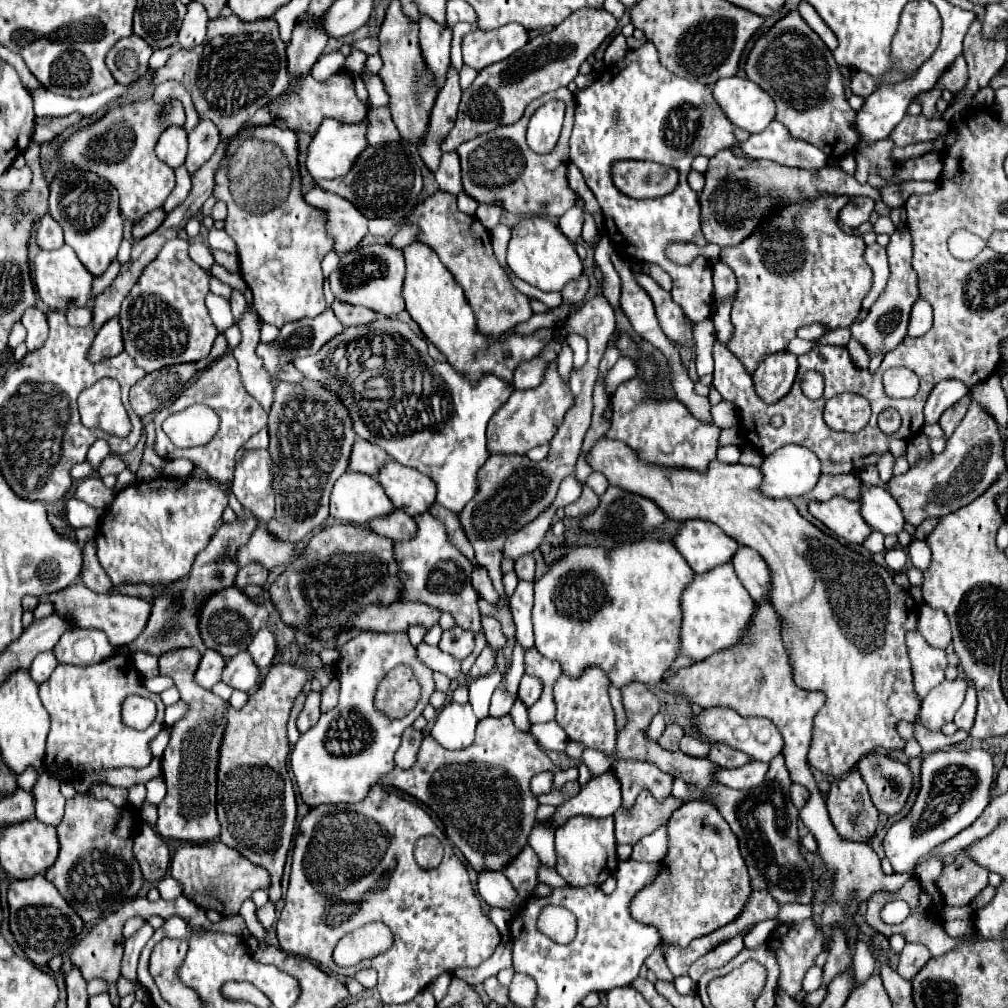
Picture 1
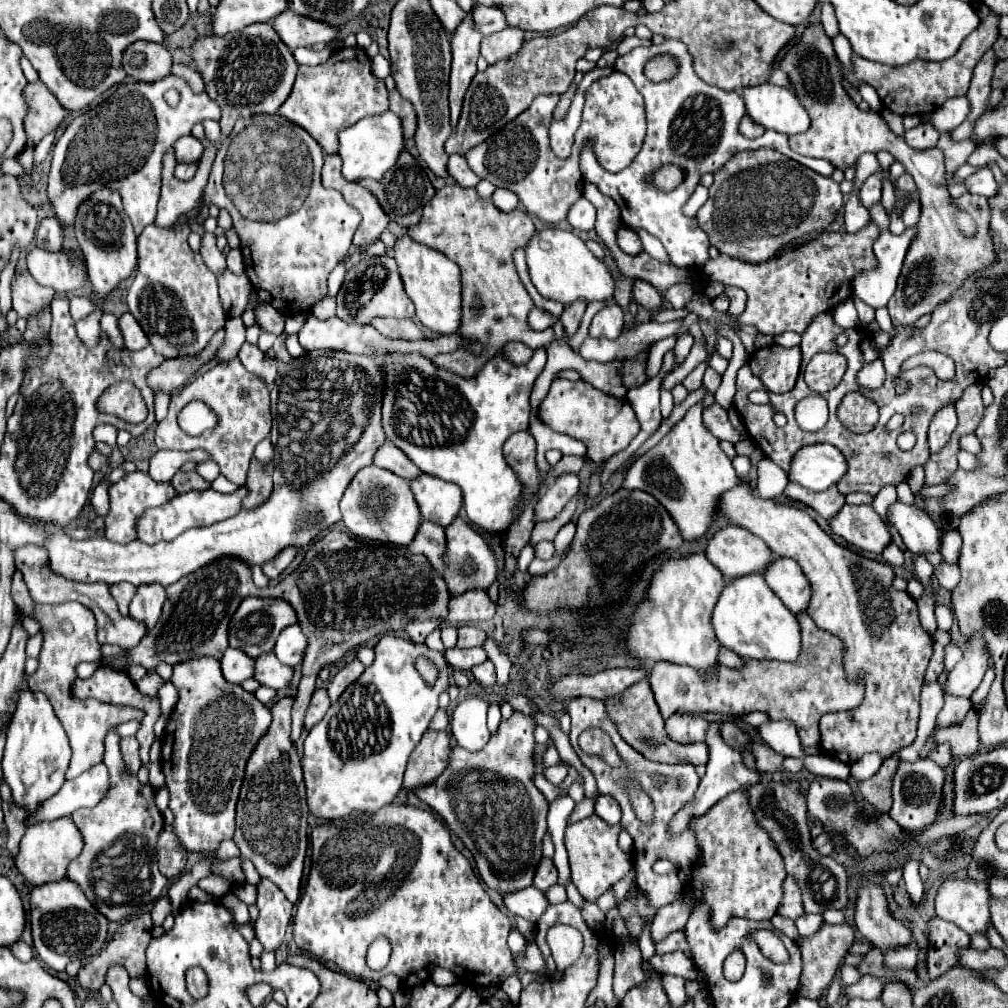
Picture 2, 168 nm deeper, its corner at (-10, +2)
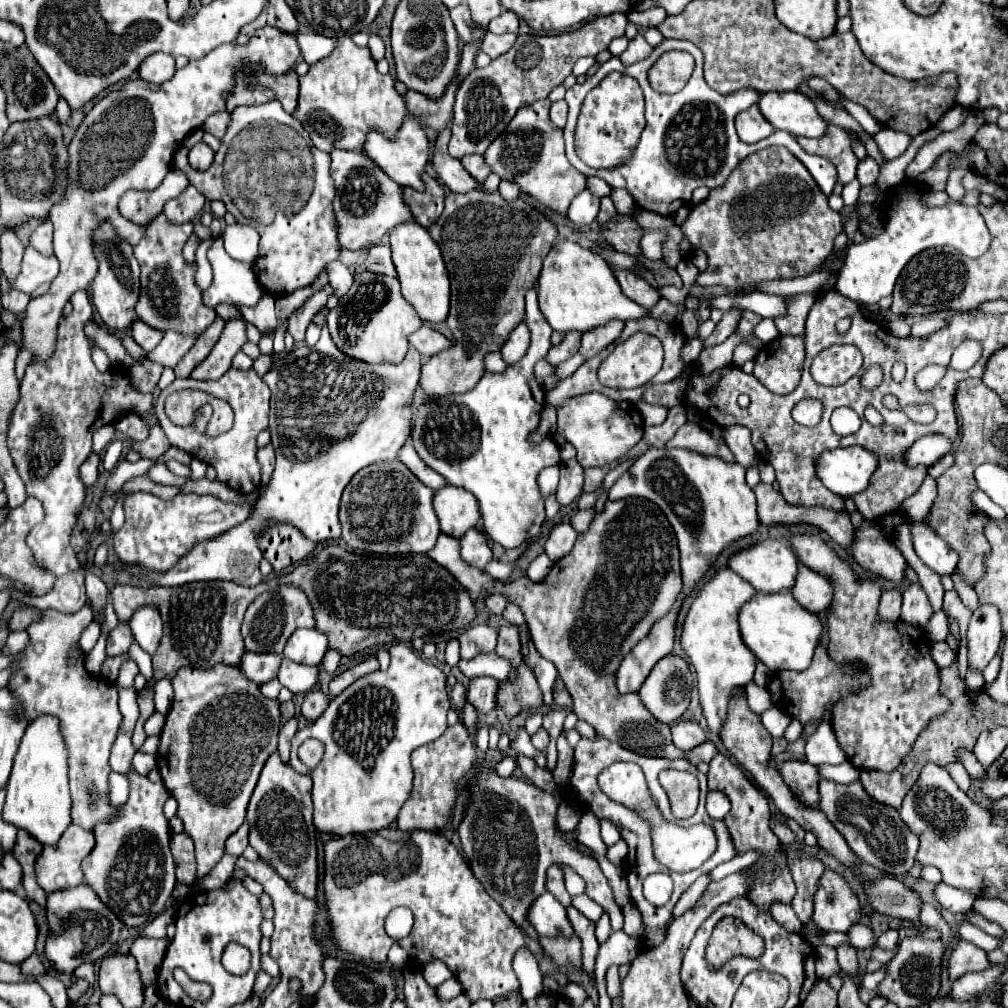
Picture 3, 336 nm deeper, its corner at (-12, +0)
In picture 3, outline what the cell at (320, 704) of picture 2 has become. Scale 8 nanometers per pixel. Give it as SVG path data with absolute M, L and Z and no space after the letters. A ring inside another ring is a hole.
M313 689L313 691L309 691L307 695L305 695L305 701L303 701L303 705L301 705L301 715L307 719L307 721L317 721L321 715L323 715L323 711L329 707L329 697L325 695L325 693L321 693L319 689Z

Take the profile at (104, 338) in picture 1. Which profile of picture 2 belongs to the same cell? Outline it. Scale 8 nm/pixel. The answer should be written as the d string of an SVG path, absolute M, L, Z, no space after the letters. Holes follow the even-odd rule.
M125 313L121 319L119 319L119 327L121 327L121 333L123 333L123 339L125 339L125 347L131 349L131 351L137 351L137 349L143 349L147 347L147 337L143 335L143 329L139 327L137 319L133 319L131 313Z

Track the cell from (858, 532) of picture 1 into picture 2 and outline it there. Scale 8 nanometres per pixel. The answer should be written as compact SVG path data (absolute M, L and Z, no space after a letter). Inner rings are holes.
M845 505L839 515L829 521L829 525L835 535L861 551L883 553L883 549L891 543L885 523L871 505Z

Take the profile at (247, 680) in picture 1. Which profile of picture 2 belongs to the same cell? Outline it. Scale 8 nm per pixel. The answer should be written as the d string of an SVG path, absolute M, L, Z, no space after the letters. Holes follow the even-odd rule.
M267 653L255 659L255 679L271 689L283 689L293 679L293 667L279 663L275 653Z

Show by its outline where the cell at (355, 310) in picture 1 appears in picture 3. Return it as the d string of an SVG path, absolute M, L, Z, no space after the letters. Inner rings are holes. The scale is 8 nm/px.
M423 325L413 335L409 335L409 345L423 355L433 355L437 351L447 349L451 345L451 341L445 339L441 333L433 331L429 325Z

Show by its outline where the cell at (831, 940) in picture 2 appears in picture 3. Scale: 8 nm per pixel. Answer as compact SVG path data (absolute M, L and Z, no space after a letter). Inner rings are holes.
M839 945L835 951L837 951L837 961L841 969L847 971L849 975L855 975L857 973L857 949L851 945Z

